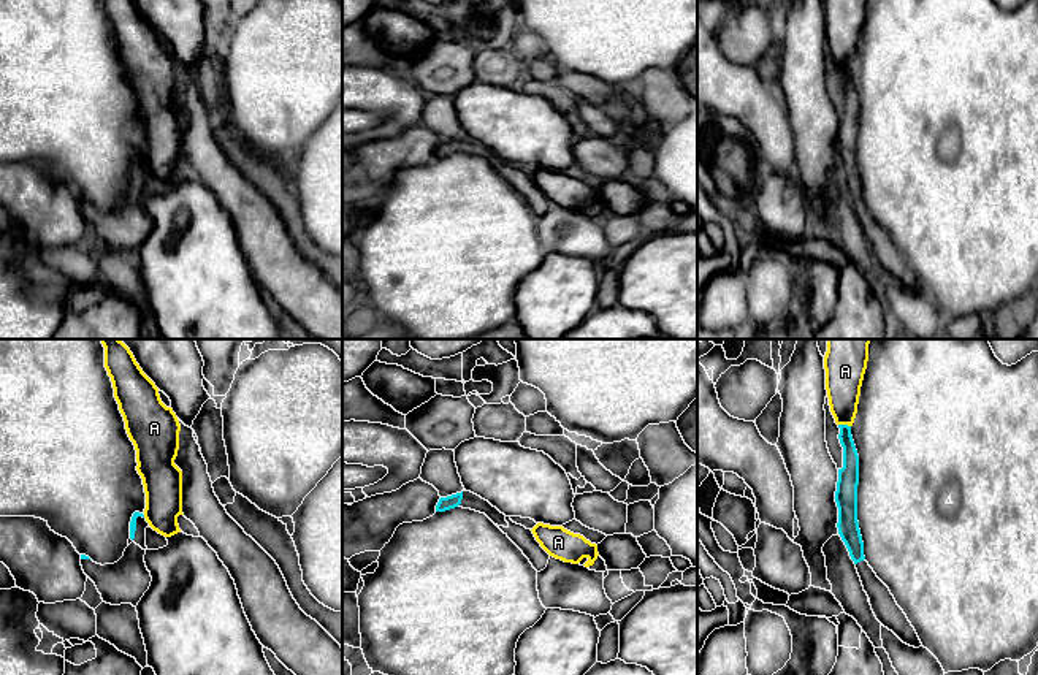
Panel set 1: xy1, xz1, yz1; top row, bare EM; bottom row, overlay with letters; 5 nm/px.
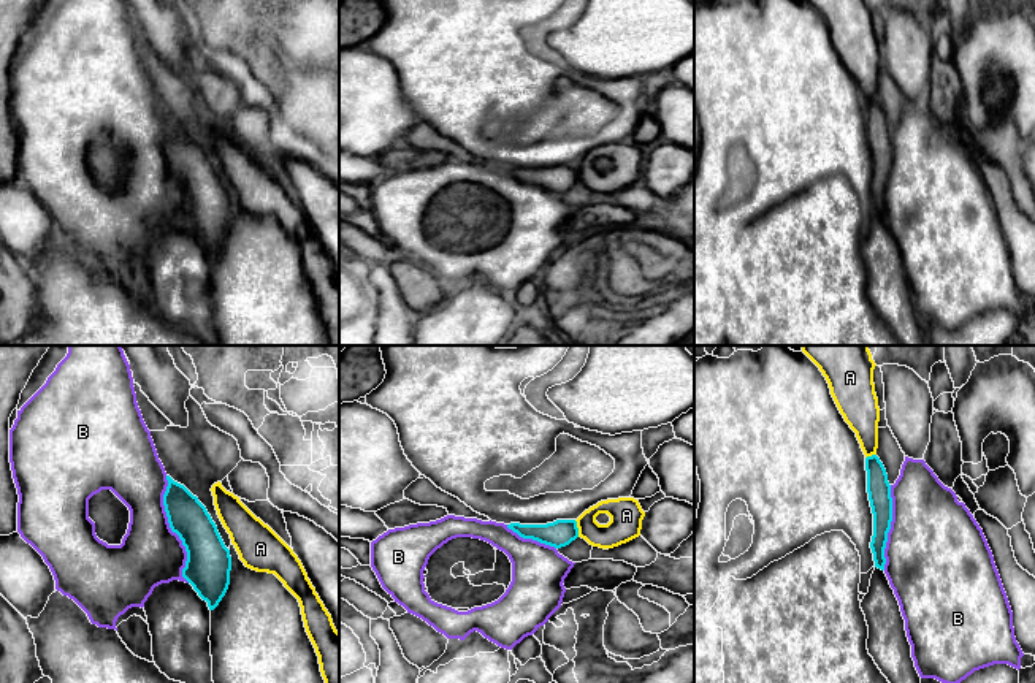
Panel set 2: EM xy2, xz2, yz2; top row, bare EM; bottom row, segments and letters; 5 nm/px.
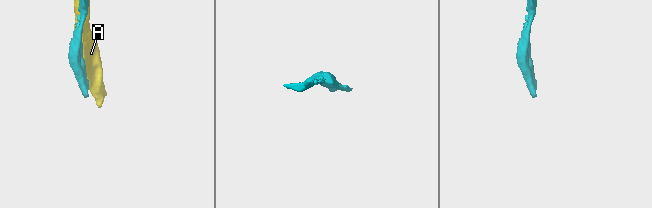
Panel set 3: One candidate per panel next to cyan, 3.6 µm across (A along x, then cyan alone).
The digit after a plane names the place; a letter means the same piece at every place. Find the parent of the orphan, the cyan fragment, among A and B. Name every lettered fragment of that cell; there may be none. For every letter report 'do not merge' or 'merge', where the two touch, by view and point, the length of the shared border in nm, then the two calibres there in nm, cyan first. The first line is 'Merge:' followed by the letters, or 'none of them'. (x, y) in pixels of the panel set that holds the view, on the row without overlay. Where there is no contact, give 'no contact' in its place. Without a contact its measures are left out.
Merge: none of them
A: do not merge | xz2 (577, 173) | 90 nm | 140/160 nm
B: do not merge | xy2 (171, 175) | 550 nm | 220/320 nm

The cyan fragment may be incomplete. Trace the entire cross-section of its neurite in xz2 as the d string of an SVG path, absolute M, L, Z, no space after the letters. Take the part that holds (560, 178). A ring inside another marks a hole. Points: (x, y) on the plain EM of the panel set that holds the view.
M556 165L547 170L510 168L507 173L523 184L533 184L555 193L566 192L579 182L575 165Z

